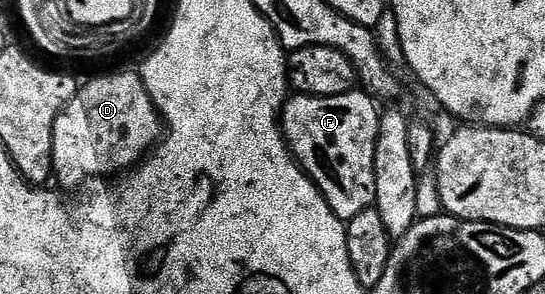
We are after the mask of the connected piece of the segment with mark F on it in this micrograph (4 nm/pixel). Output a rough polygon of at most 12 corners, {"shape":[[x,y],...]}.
{"shape":[[358,88],[295,93],[290,153],[343,220],[376,200],[380,110]]}

